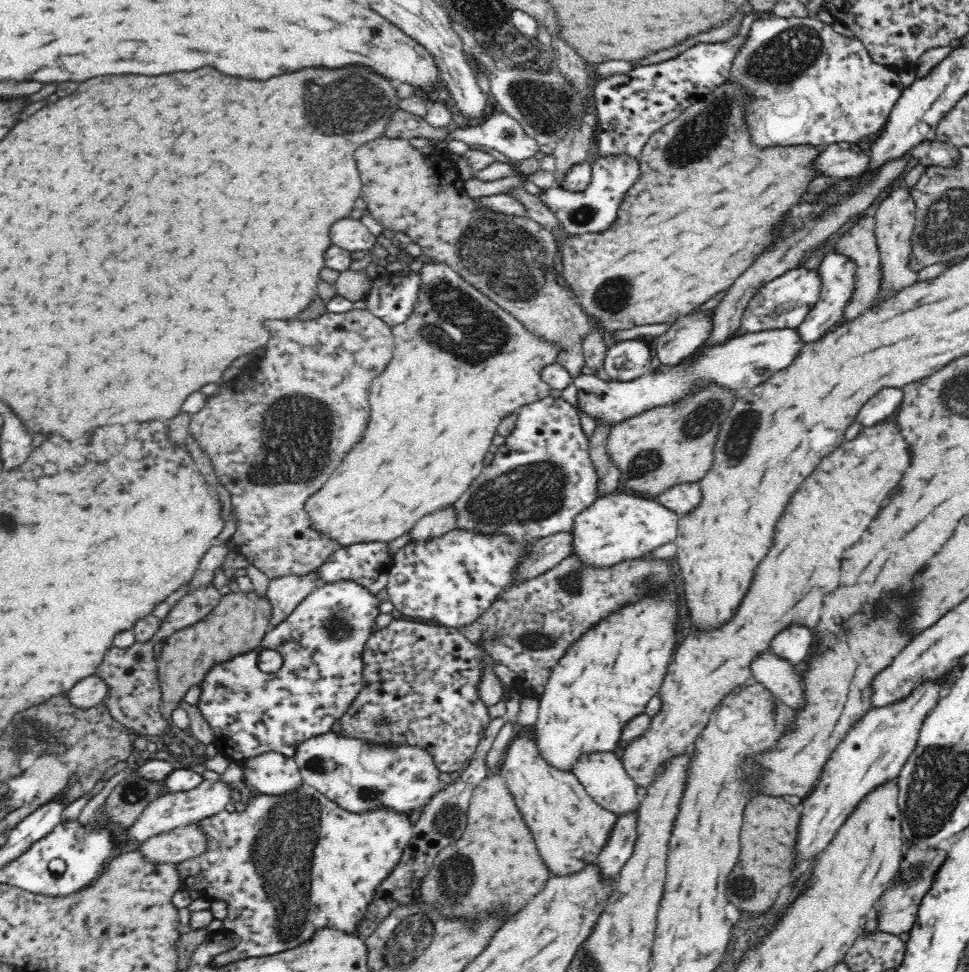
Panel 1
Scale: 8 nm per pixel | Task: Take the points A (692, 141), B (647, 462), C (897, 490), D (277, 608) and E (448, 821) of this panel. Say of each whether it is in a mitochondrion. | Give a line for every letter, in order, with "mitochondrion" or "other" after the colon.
A: mitochondrion
B: mitochondrion
C: other
D: other
E: mitochondrion

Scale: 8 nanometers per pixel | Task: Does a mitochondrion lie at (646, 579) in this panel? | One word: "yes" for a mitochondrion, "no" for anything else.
yes

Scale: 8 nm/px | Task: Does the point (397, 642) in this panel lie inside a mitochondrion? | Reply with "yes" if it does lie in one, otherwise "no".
no

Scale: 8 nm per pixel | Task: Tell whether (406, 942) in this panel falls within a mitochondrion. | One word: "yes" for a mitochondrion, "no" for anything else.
yes

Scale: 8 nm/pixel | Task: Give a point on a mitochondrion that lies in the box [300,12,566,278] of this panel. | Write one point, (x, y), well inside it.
(359, 102)

